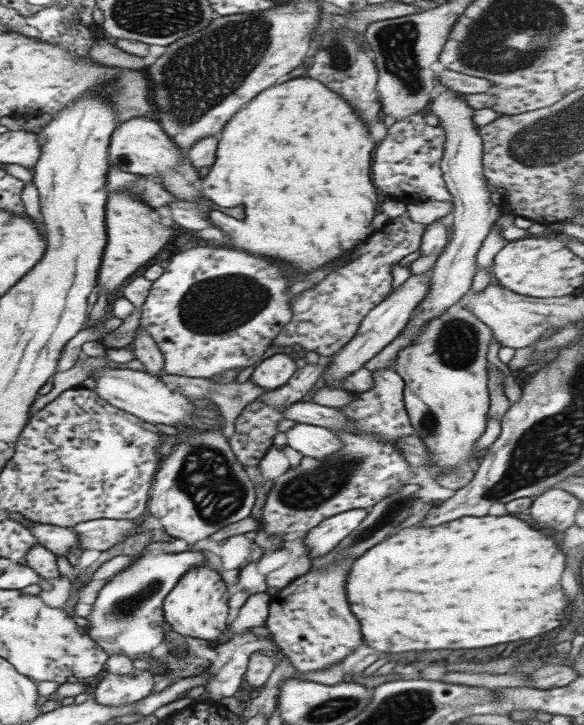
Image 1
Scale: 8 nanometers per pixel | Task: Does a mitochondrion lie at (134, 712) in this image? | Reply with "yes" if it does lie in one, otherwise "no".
no

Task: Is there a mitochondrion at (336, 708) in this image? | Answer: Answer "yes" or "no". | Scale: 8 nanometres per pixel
yes

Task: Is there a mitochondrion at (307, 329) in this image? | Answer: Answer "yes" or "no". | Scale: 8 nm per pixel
no

